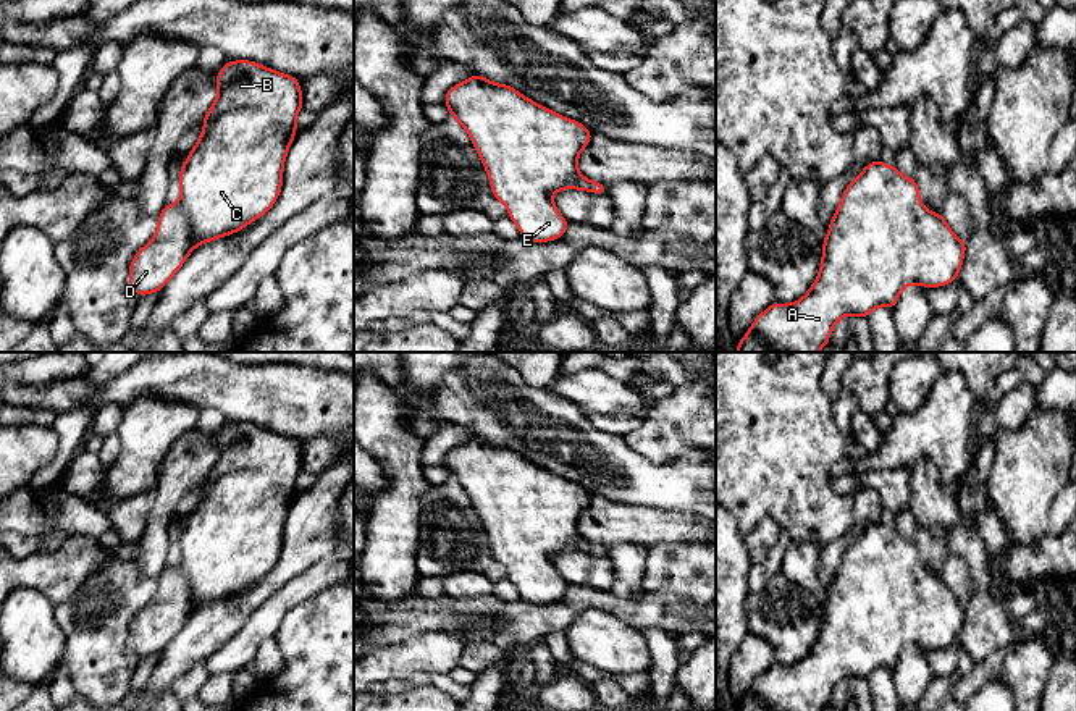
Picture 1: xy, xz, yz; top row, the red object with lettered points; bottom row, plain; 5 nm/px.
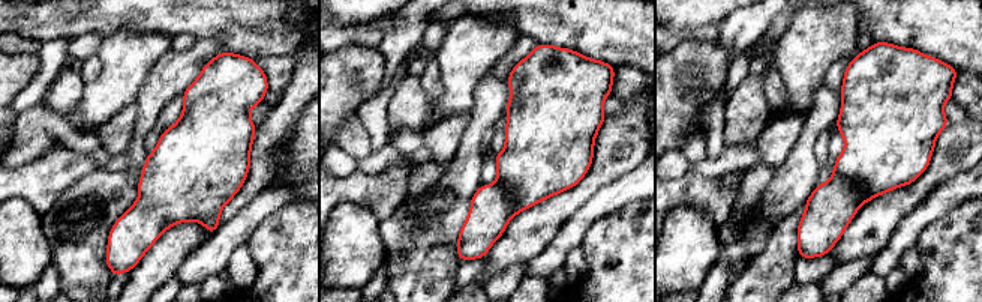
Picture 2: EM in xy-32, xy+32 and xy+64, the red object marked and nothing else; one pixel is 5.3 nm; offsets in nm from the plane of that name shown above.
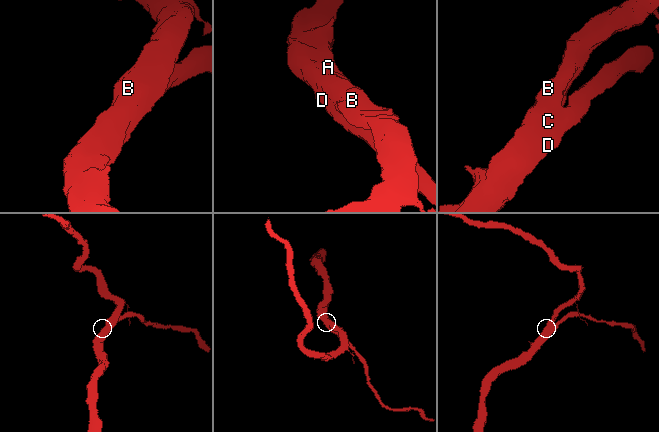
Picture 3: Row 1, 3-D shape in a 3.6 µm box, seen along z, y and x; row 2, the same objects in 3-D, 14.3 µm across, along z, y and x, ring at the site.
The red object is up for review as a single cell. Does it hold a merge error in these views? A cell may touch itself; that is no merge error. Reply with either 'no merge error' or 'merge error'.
no merge error

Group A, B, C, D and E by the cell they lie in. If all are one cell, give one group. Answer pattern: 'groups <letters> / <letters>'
groups A B C D E

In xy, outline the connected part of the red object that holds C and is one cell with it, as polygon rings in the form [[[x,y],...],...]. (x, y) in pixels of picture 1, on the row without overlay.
[[[228,423],[215,438],[218,457],[204,478],[195,509],[181,527],[181,561],[158,577],[157,596],[131,622],[128,646],[142,659],[162,653],[200,606],[226,600],[263,578],[283,548],[283,530],[297,496],[302,452],[296,438],[255,423]]]

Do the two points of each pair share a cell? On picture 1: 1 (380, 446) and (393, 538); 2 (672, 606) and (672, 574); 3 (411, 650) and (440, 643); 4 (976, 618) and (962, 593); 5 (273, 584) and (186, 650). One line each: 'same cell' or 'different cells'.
1: same cell
2: different cells
3: same cell
4: different cells
5: same cell

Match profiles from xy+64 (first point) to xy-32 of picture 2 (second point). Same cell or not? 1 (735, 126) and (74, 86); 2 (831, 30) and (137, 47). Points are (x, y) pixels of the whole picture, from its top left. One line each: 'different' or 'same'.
1: same
2: same

